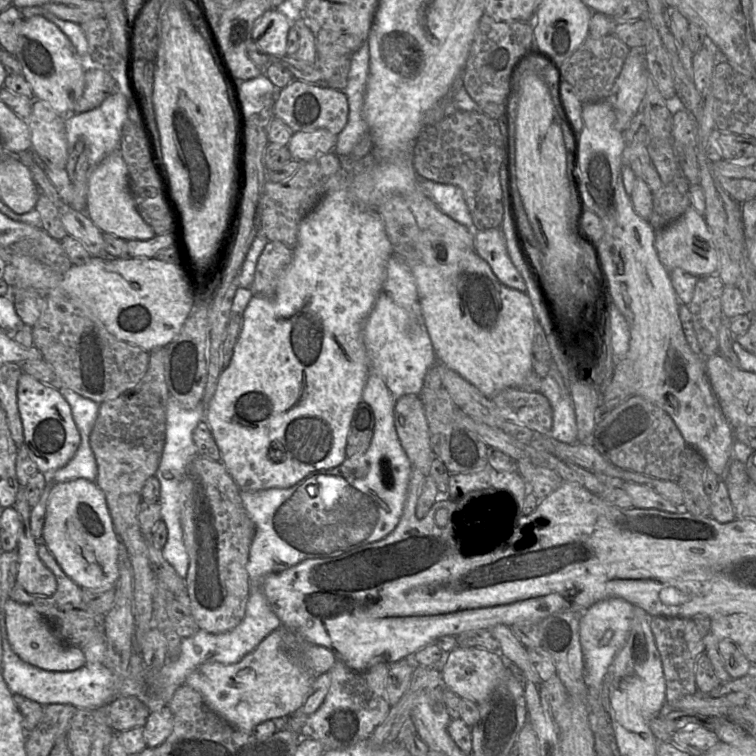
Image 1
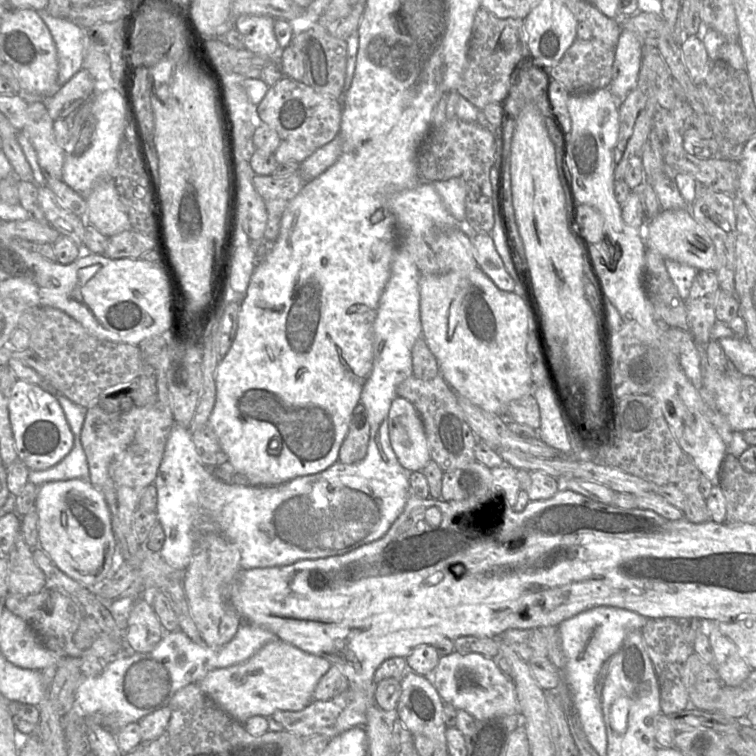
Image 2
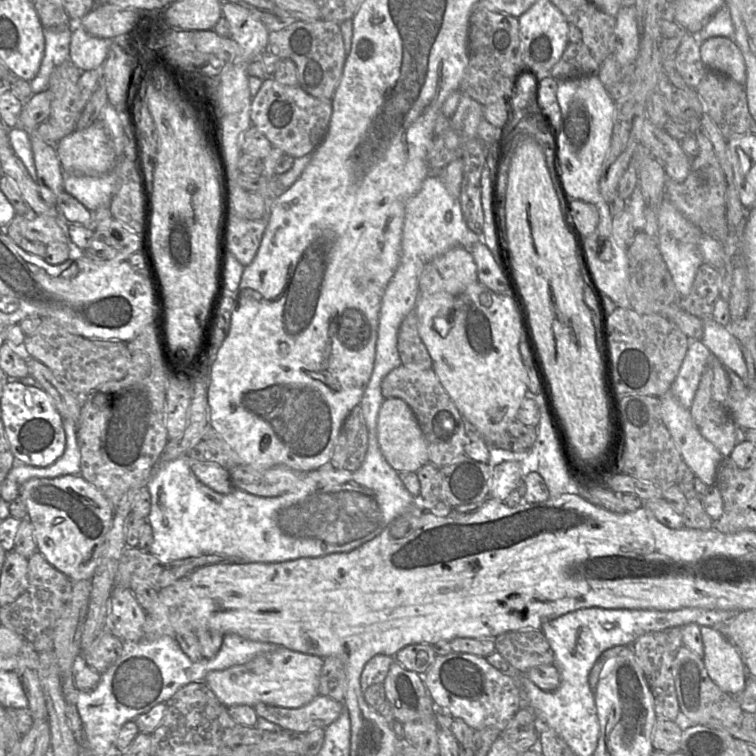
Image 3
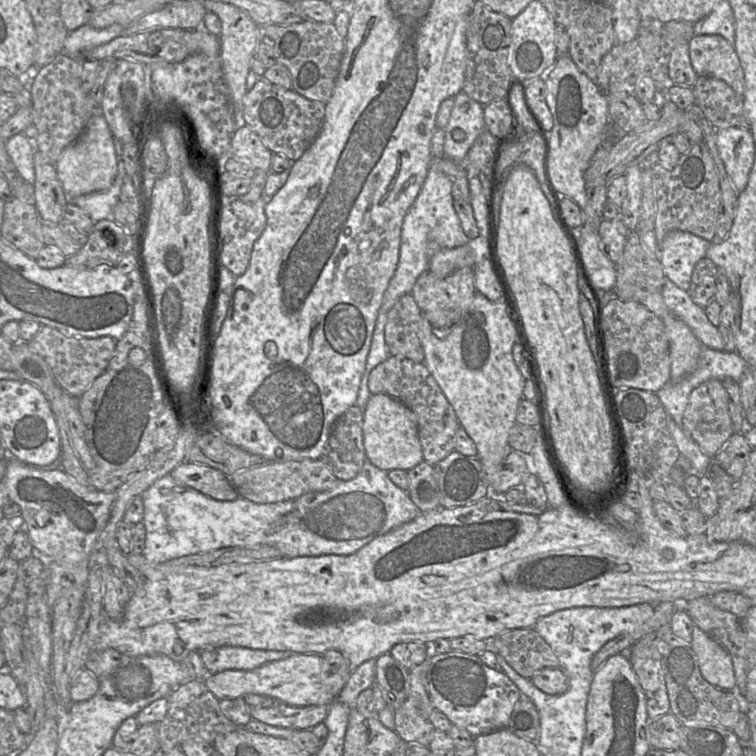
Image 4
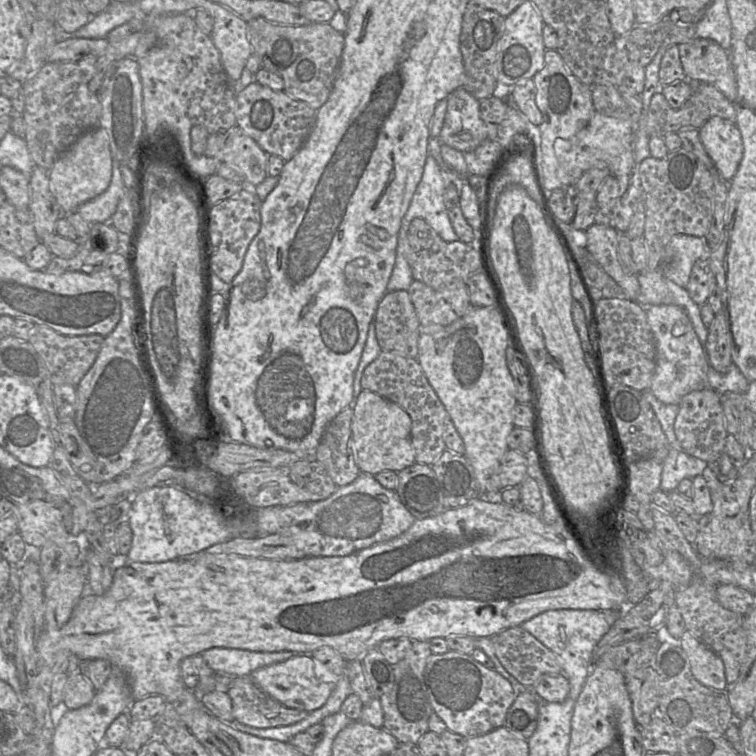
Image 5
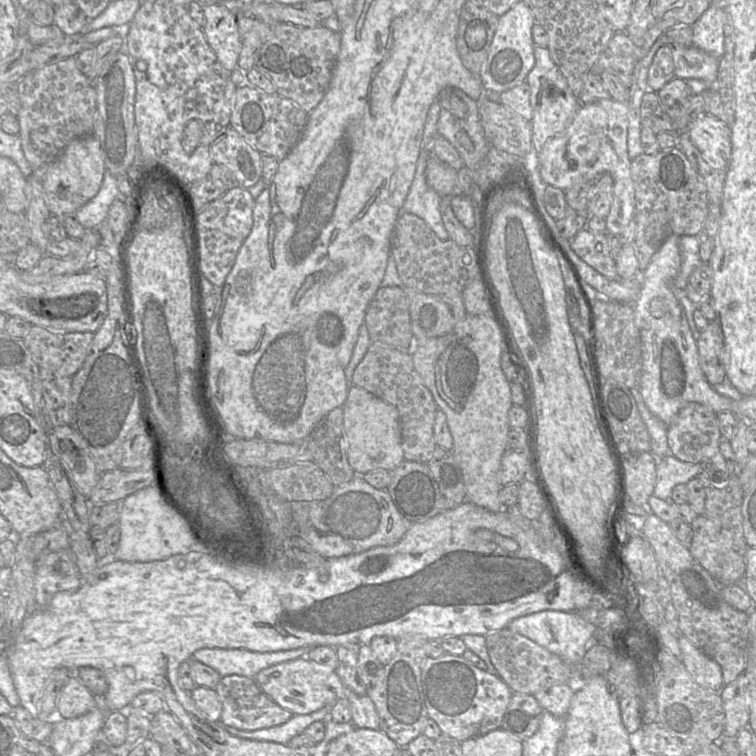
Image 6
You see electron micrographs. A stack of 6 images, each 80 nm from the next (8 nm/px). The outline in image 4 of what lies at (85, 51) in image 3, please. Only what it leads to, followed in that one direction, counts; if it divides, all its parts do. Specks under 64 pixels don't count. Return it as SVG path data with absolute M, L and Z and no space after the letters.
M118 23L103 29L97 29L85 24L69 33L64 43L63 53L79 55L84 50L106 44L114 38L121 36L123 28Z

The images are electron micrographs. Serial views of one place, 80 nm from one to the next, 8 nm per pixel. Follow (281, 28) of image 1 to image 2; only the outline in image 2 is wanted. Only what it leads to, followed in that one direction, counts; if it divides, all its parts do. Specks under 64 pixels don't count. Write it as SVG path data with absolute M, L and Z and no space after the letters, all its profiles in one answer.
M240 15L235 21L245 48L260 56L282 56L282 48L274 32L275 18L266 15Z

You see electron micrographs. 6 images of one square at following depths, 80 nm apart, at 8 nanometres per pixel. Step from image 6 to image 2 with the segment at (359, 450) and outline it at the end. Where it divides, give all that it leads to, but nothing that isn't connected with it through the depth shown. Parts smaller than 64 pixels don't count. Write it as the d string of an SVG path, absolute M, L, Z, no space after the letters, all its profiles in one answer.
M395 398L388 414L391 447L401 464L410 472L422 471L430 461L430 451L422 420L412 403Z

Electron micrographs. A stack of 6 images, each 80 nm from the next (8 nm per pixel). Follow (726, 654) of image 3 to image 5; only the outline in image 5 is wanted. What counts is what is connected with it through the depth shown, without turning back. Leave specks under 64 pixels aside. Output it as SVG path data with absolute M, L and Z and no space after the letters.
M687 630L679 640L688 655L694 677L711 689L725 690L728 683L721 657Z

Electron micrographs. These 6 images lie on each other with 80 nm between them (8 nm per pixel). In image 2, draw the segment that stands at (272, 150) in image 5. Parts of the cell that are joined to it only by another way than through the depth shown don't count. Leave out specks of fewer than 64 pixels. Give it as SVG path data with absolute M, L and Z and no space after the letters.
M283 77L269 87L265 97L256 107L262 123L275 130L282 141L304 140L307 147L316 147L318 149L333 141L340 131L342 118L342 103L340 100L322 95L303 82L288 77Z

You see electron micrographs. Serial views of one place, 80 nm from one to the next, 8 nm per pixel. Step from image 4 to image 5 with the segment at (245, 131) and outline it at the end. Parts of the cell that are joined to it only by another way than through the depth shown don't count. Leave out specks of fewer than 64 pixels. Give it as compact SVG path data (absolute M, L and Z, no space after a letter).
M238 126L227 131L227 141L222 149L222 163L241 172L247 183L257 186L268 176L268 155L270 154Z

